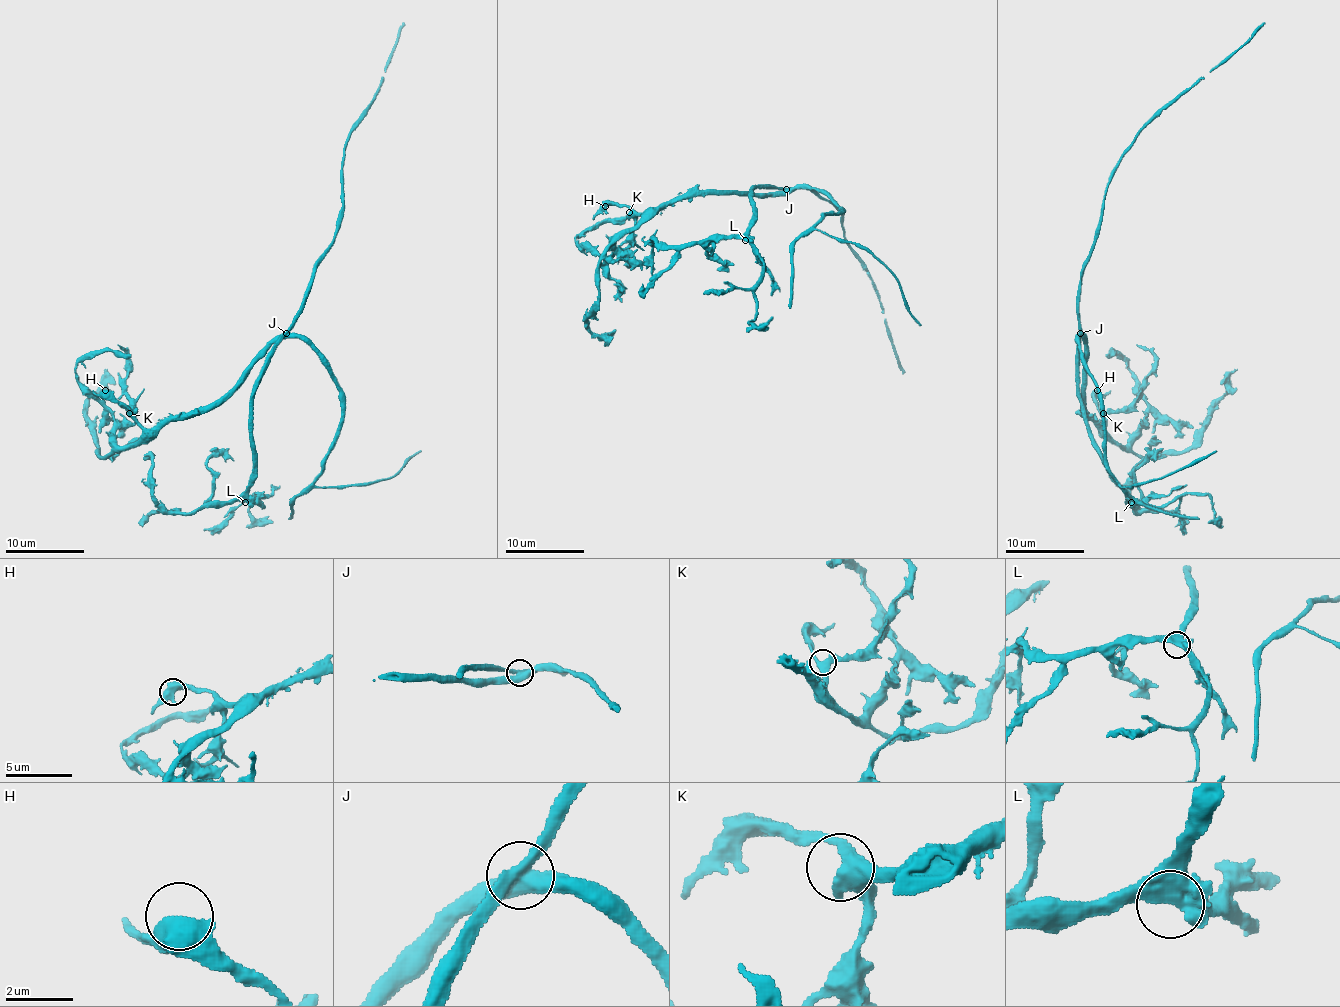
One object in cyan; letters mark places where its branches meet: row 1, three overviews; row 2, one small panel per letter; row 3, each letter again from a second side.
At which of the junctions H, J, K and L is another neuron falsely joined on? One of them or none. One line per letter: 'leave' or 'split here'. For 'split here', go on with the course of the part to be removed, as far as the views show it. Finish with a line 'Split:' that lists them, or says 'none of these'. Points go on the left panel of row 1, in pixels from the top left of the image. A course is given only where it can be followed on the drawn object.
H: leave
J: split here; foreign part runs (286, 333), (303, 300), (313, 264), (335, 235), (343, 196), (347, 137), (372, 103), (398, 29), (403, 23)
K: leave
L: leave
Split: J

